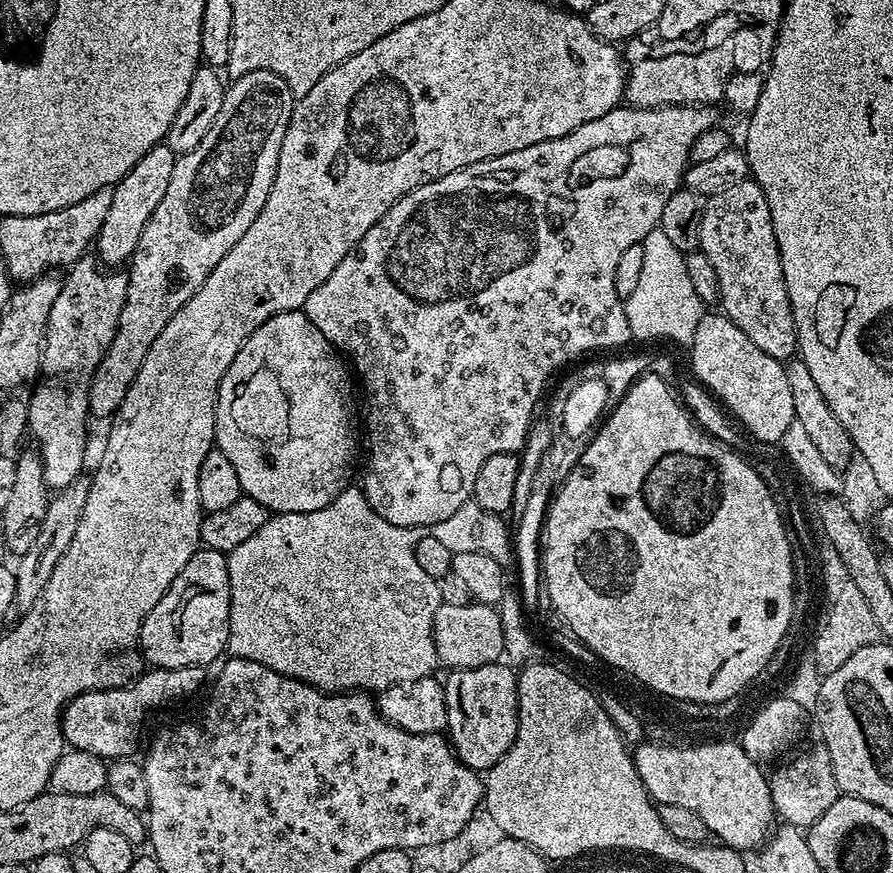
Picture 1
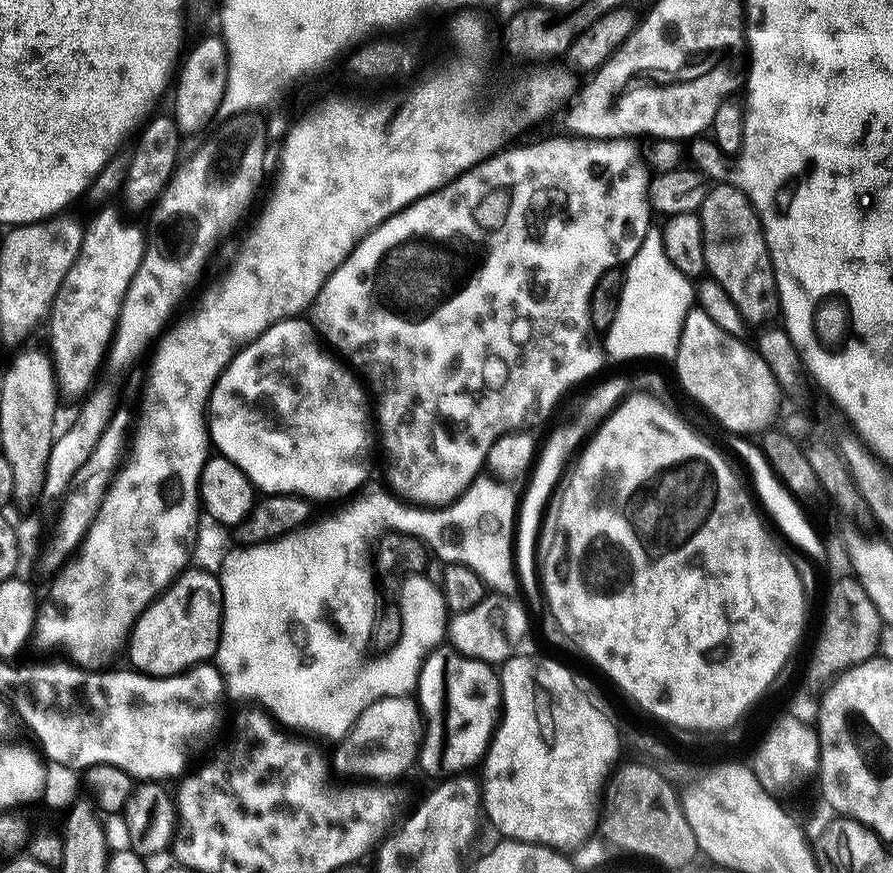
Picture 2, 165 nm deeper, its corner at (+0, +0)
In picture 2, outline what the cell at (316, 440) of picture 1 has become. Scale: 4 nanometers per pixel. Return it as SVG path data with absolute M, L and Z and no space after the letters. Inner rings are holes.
M307 319L277 320L258 339L240 349L217 378L206 413L211 447L241 468L252 487L261 493L291 494L309 502L351 497L365 487L372 440L374 444L373 433L368 433L370 396L359 382L357 373L325 347Z

